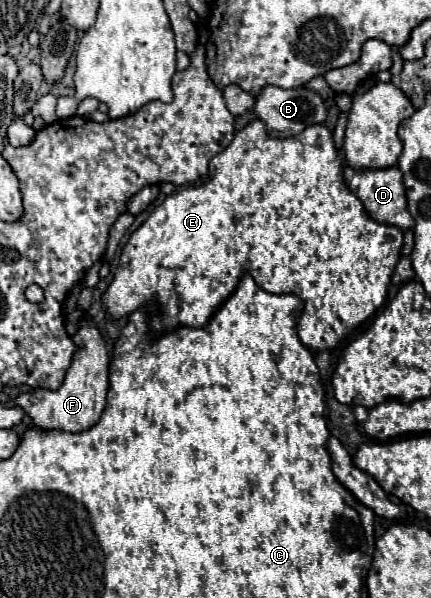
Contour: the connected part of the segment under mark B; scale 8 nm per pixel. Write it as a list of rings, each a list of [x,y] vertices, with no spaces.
[[[265,87],[261,91],[261,95],[255,101],[255,113],[259,119],[265,121],[267,125],[267,133],[275,139],[287,139],[287,137],[295,137],[299,135],[305,127],[315,125],[315,123],[323,123],[329,115],[329,109],[325,105],[325,99],[307,89],[307,87],[297,87],[297,89],[281,89],[281,87]]]

